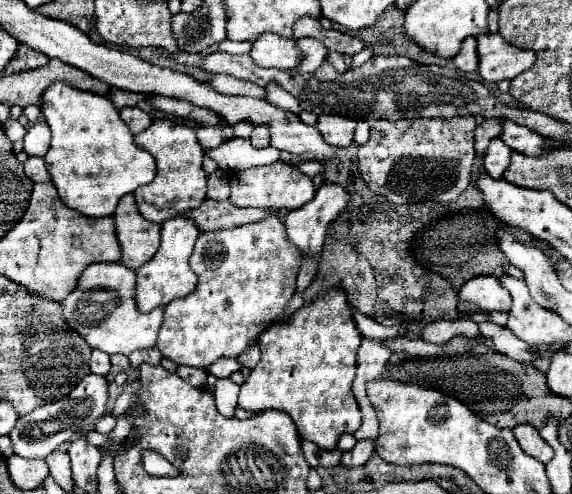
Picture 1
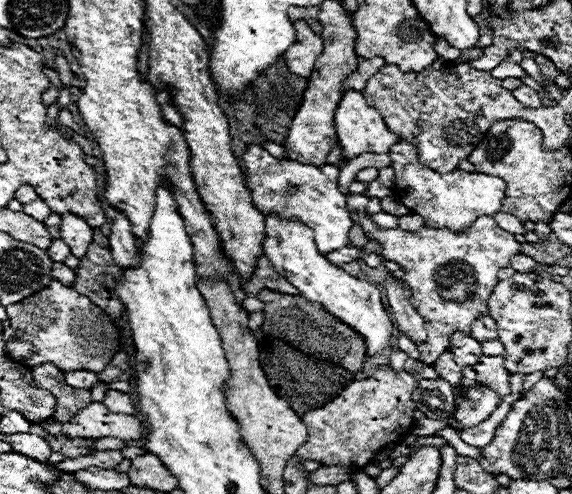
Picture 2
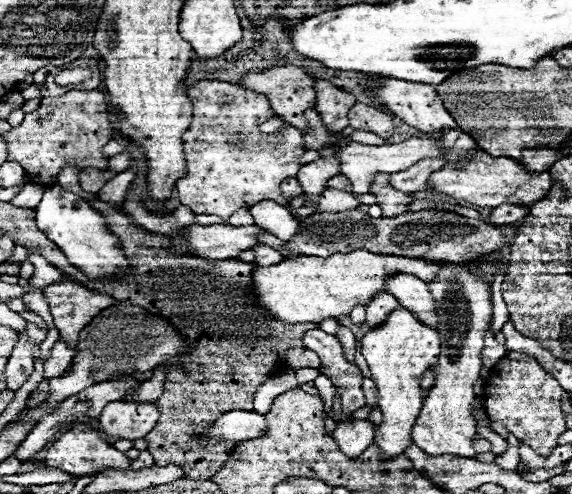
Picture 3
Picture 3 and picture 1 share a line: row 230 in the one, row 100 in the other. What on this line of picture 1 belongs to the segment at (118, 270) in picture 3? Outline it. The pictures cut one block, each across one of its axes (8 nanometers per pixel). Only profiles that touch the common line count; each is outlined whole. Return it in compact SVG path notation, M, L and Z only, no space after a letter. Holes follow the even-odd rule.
M54 82L42 96L42 114L52 130L52 146L46 152L44 160L48 166L48 172L52 176L52 182L58 190L60 200L72 208L78 210L84 216L100 218L100 216L112 216L116 210L118 200L124 194L134 192L142 184L148 184L156 176L156 162L152 154L138 148L134 142L134 136L126 122L120 118L120 110L108 100L98 94L82 92L78 88L72 88L62 82Z

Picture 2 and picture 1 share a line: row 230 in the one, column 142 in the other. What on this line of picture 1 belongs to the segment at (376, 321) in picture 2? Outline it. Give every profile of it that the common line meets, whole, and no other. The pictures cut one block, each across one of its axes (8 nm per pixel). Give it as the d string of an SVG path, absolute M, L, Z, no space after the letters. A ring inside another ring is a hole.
M186 216L170 218L162 224L162 244L154 258L140 266L136 270L136 306L142 312L154 310L158 306L168 306L170 300L188 296L194 292L198 276L190 270L188 258L192 254L192 248L196 244L200 230L194 226L194 222L186 220Z

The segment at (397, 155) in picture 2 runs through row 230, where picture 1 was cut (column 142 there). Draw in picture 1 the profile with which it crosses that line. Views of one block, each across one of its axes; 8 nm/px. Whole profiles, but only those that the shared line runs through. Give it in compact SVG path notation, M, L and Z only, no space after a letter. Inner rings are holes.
M146 450L142 454L142 462L144 462L144 470L152 476L176 476L176 468L158 452Z

